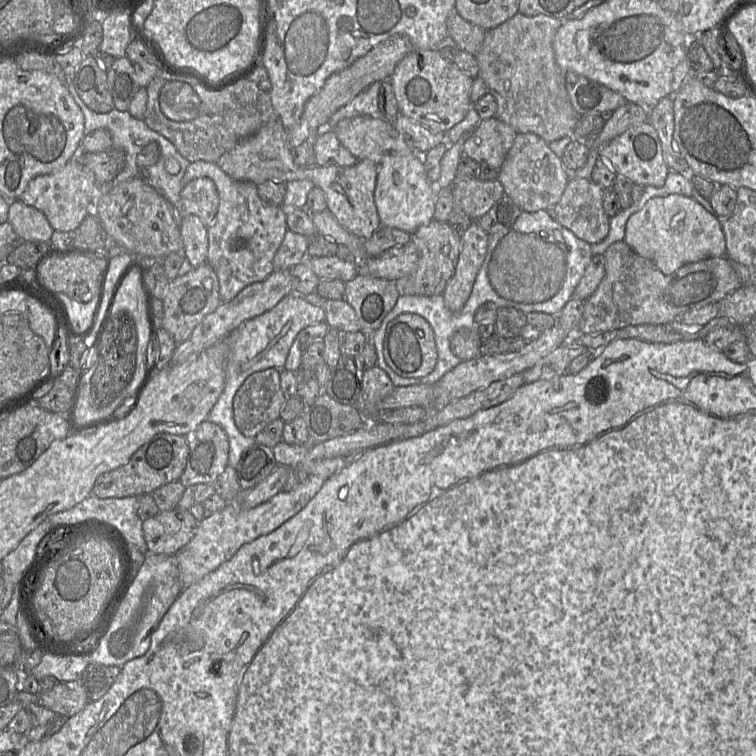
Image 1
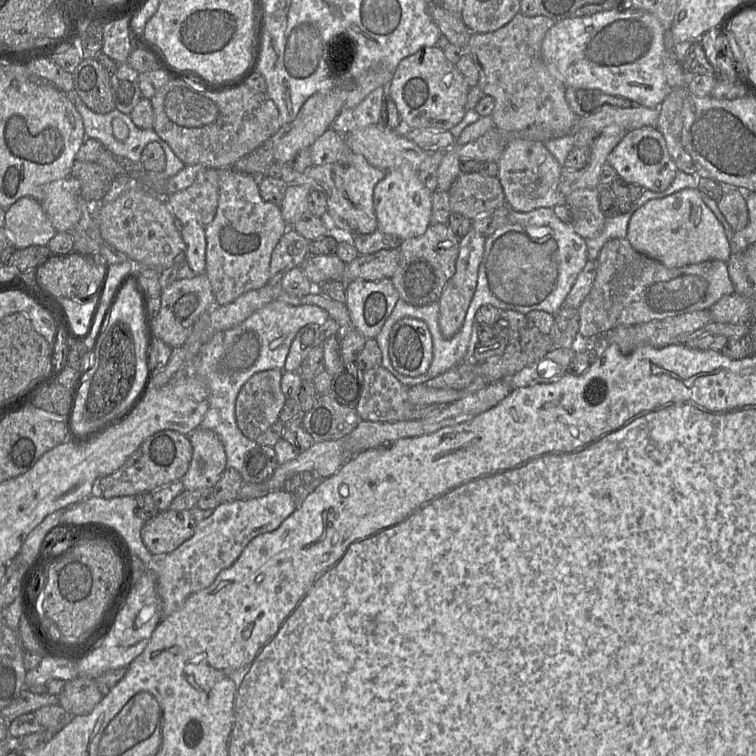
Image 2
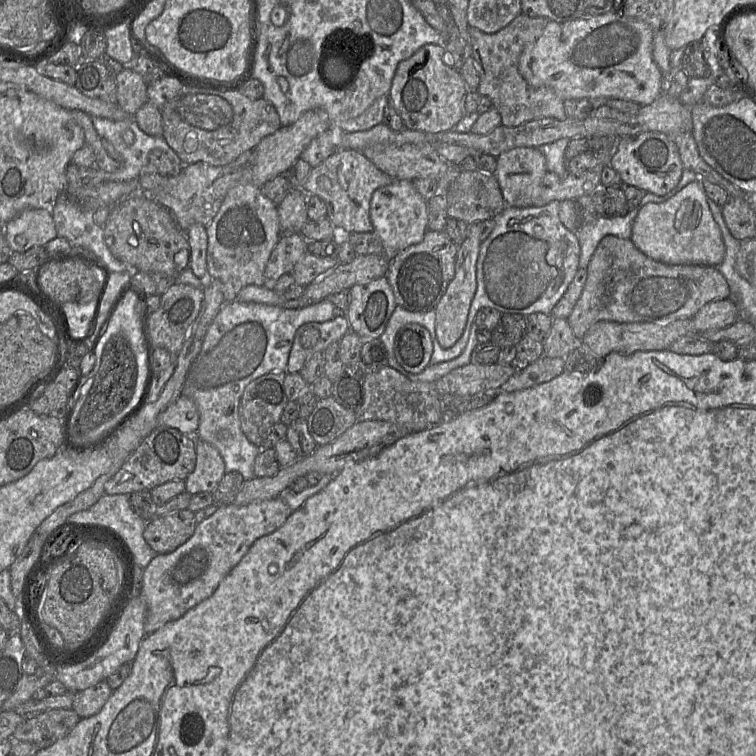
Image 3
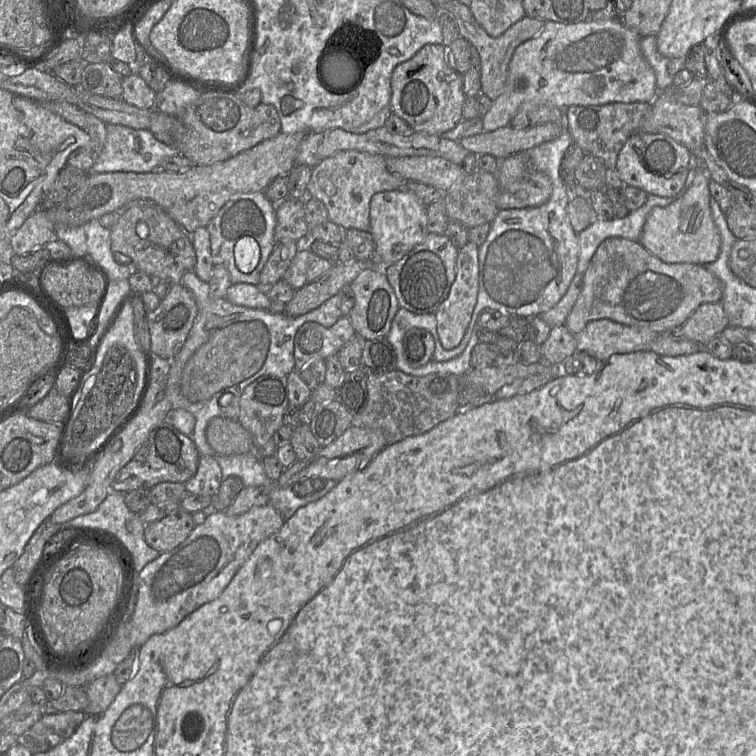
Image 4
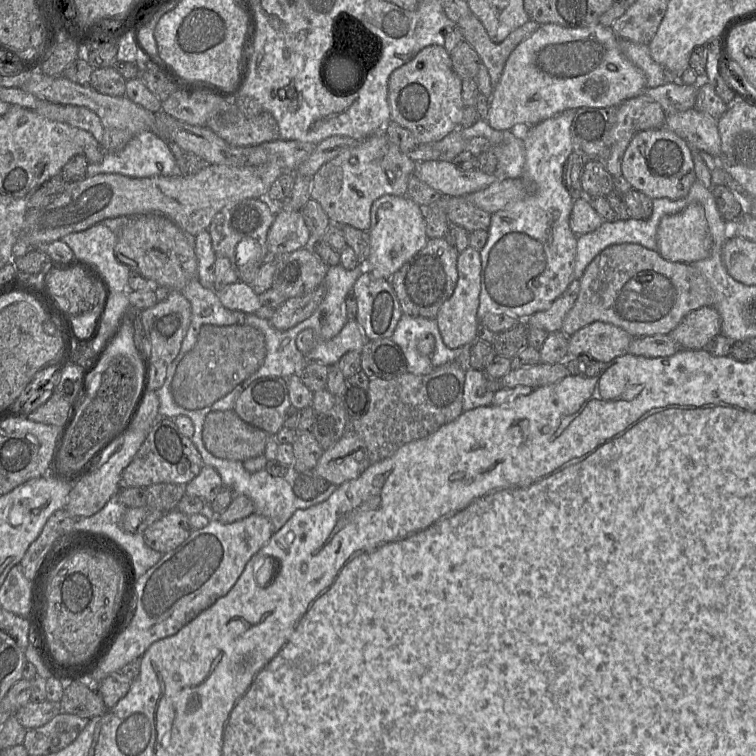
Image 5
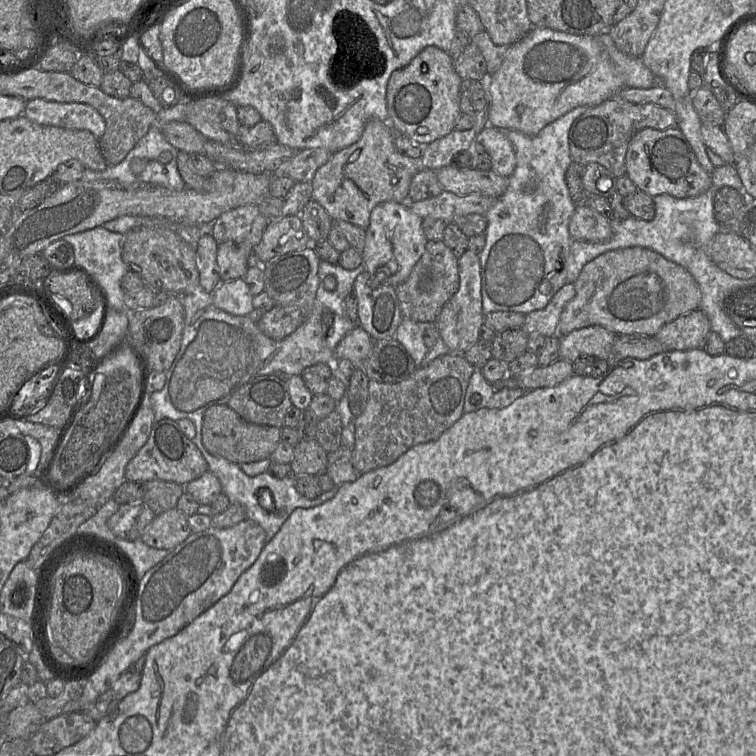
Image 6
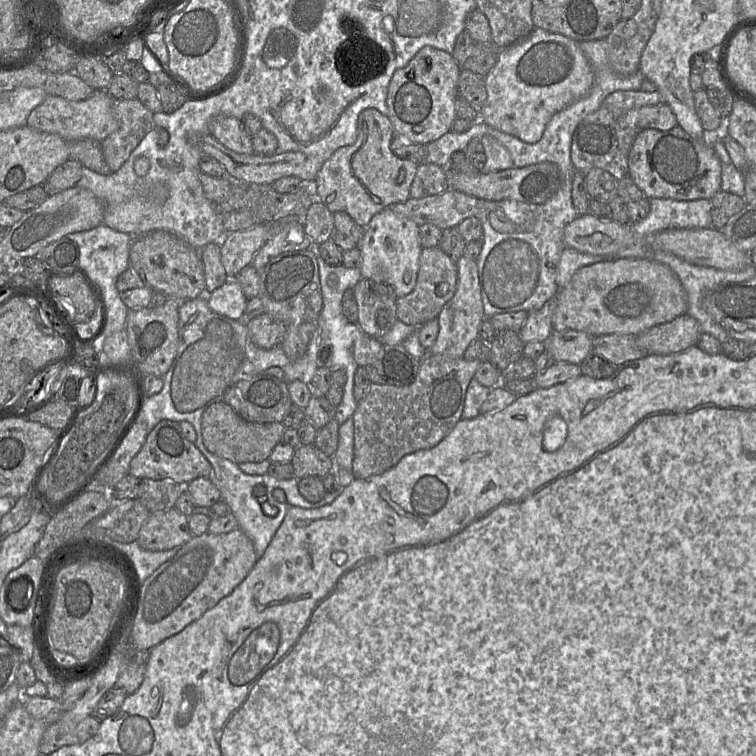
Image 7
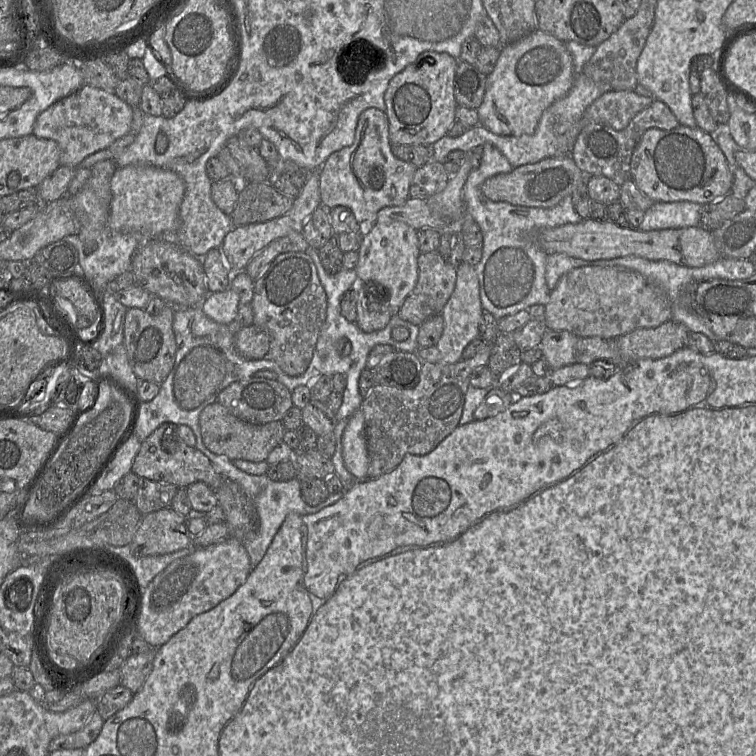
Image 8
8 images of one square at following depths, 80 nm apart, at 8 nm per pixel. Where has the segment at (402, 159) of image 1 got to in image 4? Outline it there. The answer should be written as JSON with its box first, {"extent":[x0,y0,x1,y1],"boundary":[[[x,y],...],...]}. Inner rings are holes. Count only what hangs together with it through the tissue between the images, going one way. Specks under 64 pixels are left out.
{"extent":[370,188,427,269],"boundary":[[[406,188],[375,193],[370,200],[370,233],[376,244],[376,269],[385,269],[404,257],[427,235],[427,210],[417,196]]]}

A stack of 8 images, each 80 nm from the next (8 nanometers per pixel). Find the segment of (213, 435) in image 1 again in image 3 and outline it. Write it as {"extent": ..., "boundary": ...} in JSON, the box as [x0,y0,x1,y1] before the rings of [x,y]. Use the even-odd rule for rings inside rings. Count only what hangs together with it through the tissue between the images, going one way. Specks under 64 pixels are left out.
{"extent":[185,439,225,495],"boundary":[[[196,439],[196,464],[185,482],[185,490],[191,495],[201,492],[213,493],[225,474],[225,463],[218,449]]]}

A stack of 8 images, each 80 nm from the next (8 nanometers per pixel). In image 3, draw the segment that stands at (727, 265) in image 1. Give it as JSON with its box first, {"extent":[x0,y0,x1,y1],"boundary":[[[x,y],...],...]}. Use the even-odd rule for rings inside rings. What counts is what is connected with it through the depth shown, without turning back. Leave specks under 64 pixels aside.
{"extent":[567,235,729,340],"boundary":[[[606,235],[599,242],[590,259],[584,288],[567,321],[575,337],[581,340],[586,331],[599,321],[668,324],[676,320],[692,318],[707,303],[729,297],[729,285],[717,267],[662,263],[642,253],[630,239]]]}

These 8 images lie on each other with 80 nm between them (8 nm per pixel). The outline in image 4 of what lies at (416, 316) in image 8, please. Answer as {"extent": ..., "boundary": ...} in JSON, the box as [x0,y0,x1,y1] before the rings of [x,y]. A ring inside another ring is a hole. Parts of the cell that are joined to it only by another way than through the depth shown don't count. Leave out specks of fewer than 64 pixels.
{"extent":[386,233,459,314],"boundary":[[[429,233],[425,240],[415,246],[396,263],[386,267],[386,275],[394,290],[399,306],[416,314],[435,314],[441,303],[448,297],[456,277],[456,261],[459,249],[444,235]]]}

